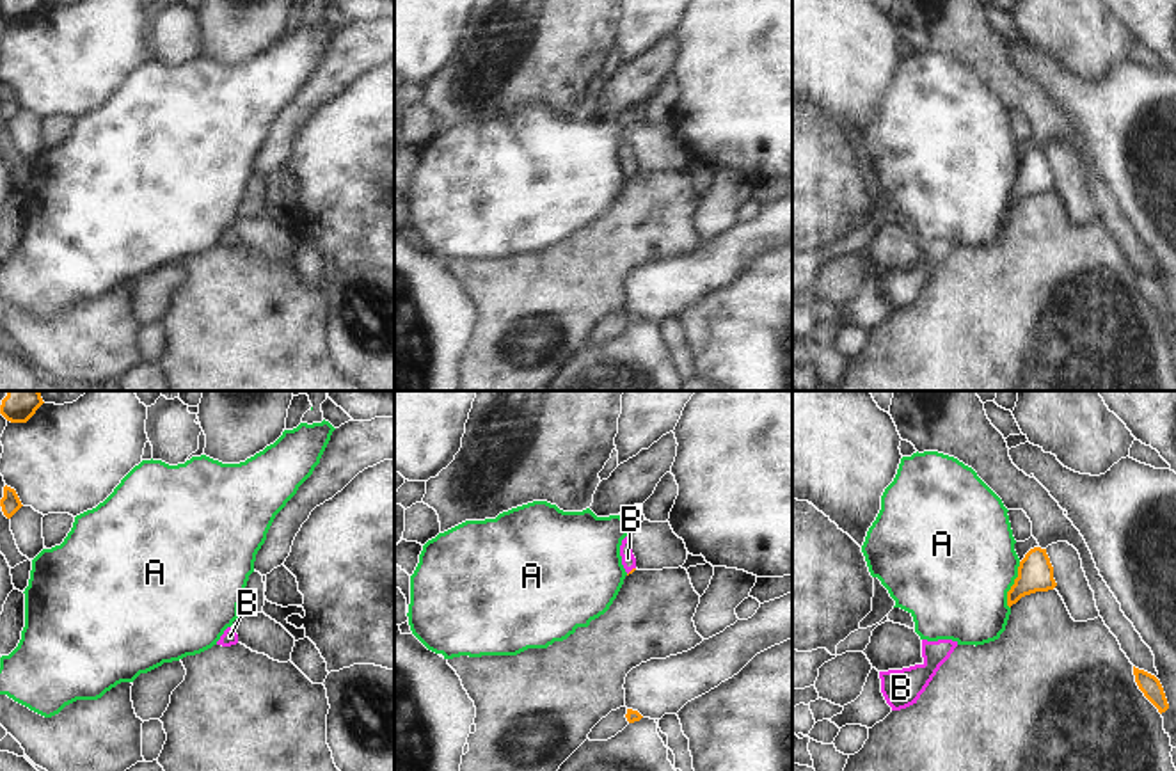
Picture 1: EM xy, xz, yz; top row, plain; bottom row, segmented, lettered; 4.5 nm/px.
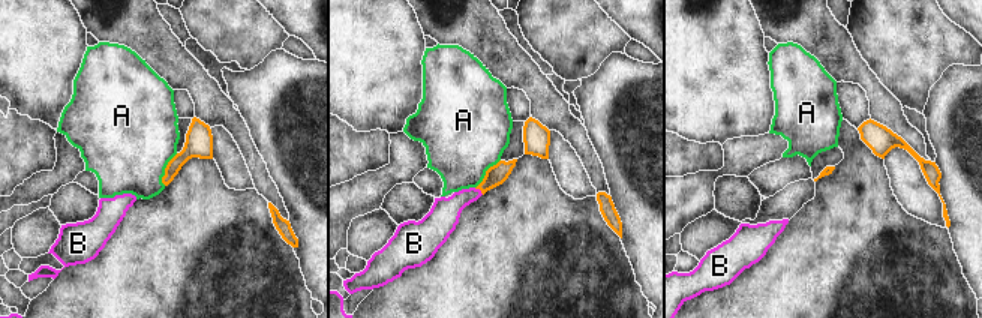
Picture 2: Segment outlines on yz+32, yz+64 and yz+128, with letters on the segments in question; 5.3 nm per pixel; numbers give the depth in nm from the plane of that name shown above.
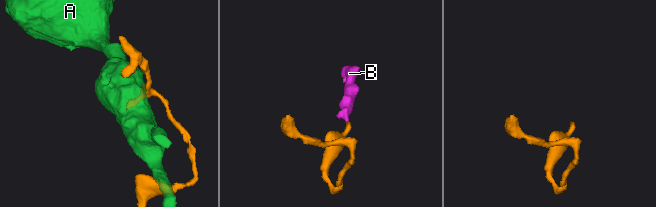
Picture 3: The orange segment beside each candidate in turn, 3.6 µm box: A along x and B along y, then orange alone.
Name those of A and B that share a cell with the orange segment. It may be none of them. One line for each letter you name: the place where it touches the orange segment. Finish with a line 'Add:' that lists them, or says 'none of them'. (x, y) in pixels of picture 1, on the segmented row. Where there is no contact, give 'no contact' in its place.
B: xz (631, 571)
Add: B

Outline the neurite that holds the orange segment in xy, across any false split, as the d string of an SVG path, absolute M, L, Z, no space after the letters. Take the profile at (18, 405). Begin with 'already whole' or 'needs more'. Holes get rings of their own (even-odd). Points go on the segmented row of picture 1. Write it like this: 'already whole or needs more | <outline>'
already whole | M7 391L0 414L11 423L27 423L43 403L39 391Z

